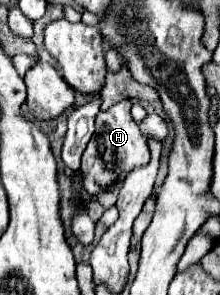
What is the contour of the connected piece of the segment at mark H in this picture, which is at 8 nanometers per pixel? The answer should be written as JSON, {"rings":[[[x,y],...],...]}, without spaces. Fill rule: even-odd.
{"rings":[[[121,100],[107,112],[99,112],[95,120],[95,134],[83,152],[81,170],[85,170],[85,192],[89,196],[99,196],[111,190],[113,184],[127,178],[129,170],[149,164],[149,144],[139,132],[139,124],[131,118],[131,100]]]}

